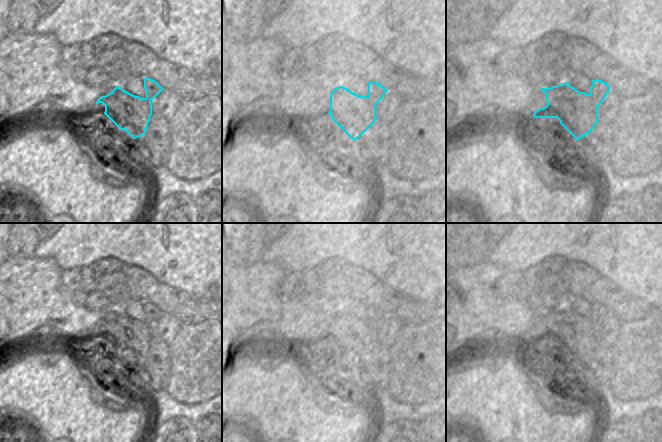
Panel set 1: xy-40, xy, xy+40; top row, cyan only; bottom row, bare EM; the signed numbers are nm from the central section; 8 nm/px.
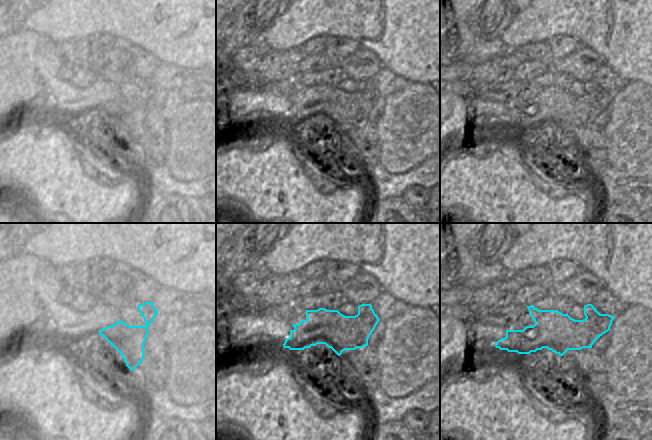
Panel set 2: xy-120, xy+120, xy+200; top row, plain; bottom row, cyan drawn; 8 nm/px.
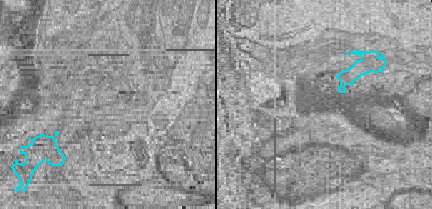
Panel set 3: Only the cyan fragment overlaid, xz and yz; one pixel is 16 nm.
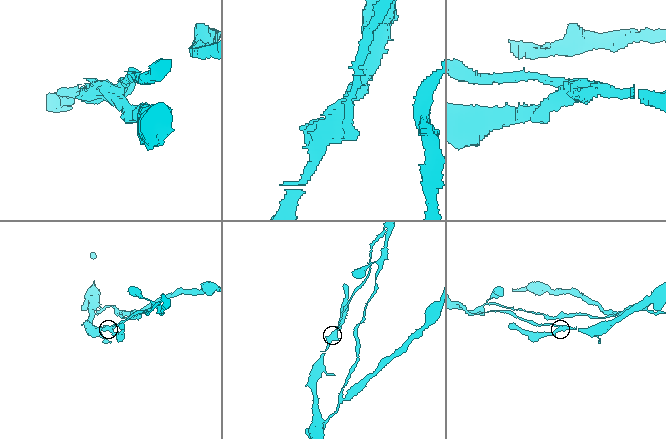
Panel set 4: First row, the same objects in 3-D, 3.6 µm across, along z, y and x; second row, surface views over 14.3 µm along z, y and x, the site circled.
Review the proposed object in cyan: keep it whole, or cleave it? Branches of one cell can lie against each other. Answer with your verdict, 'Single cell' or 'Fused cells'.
Fused cells

